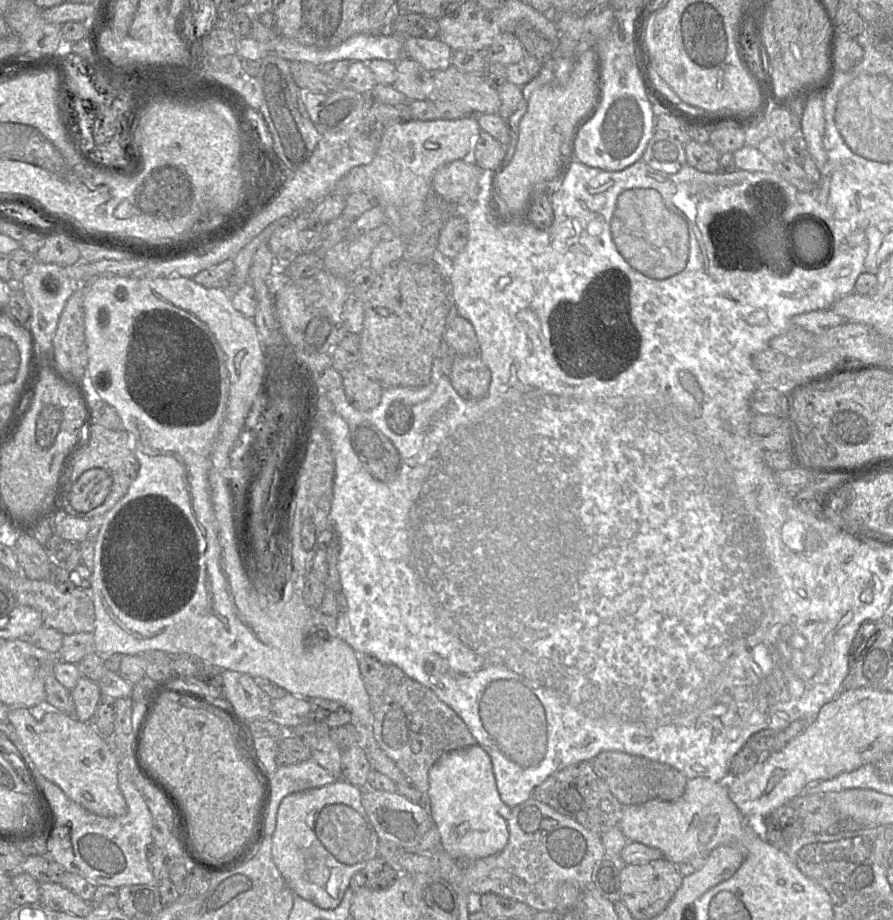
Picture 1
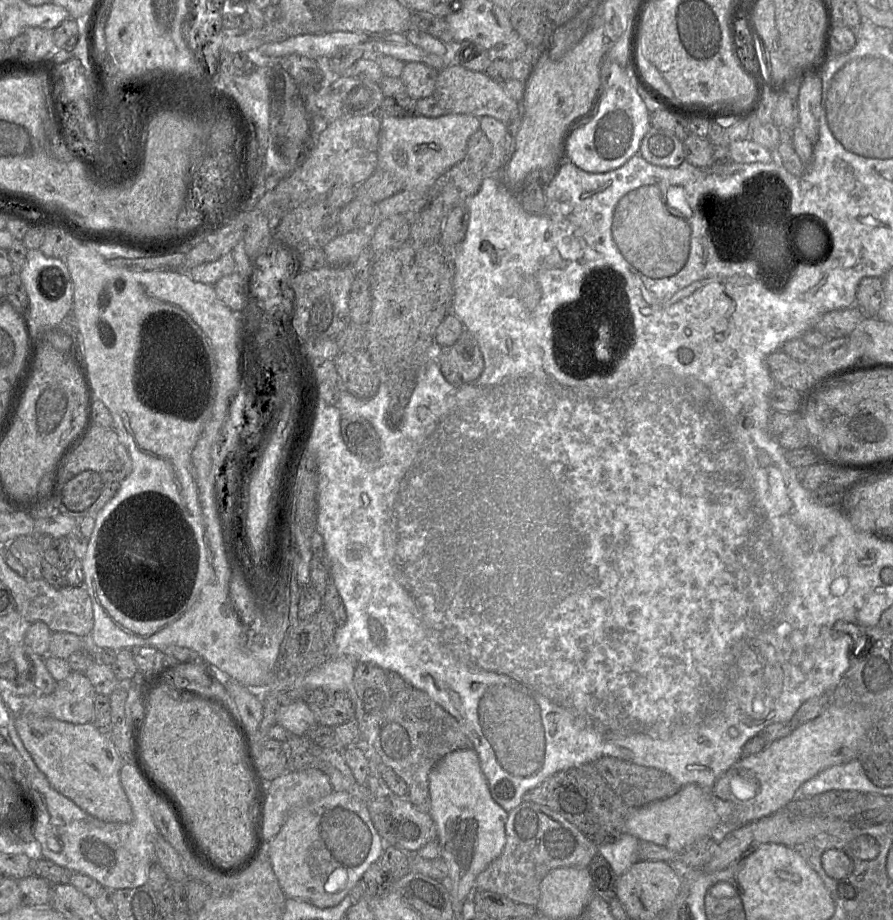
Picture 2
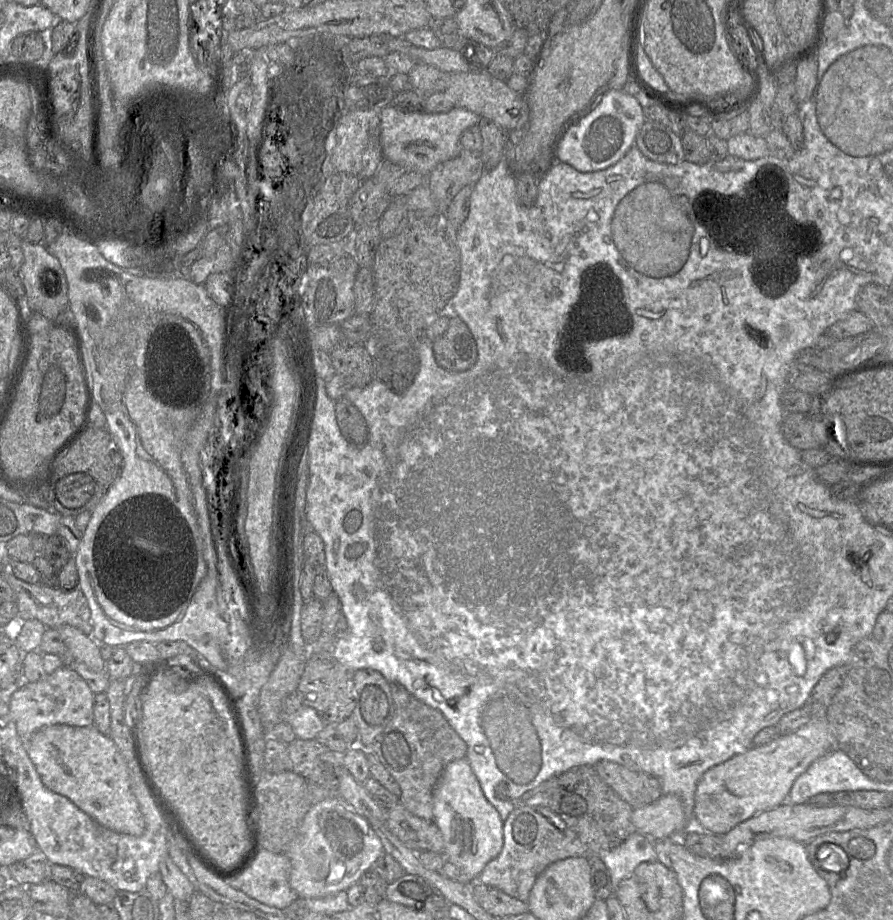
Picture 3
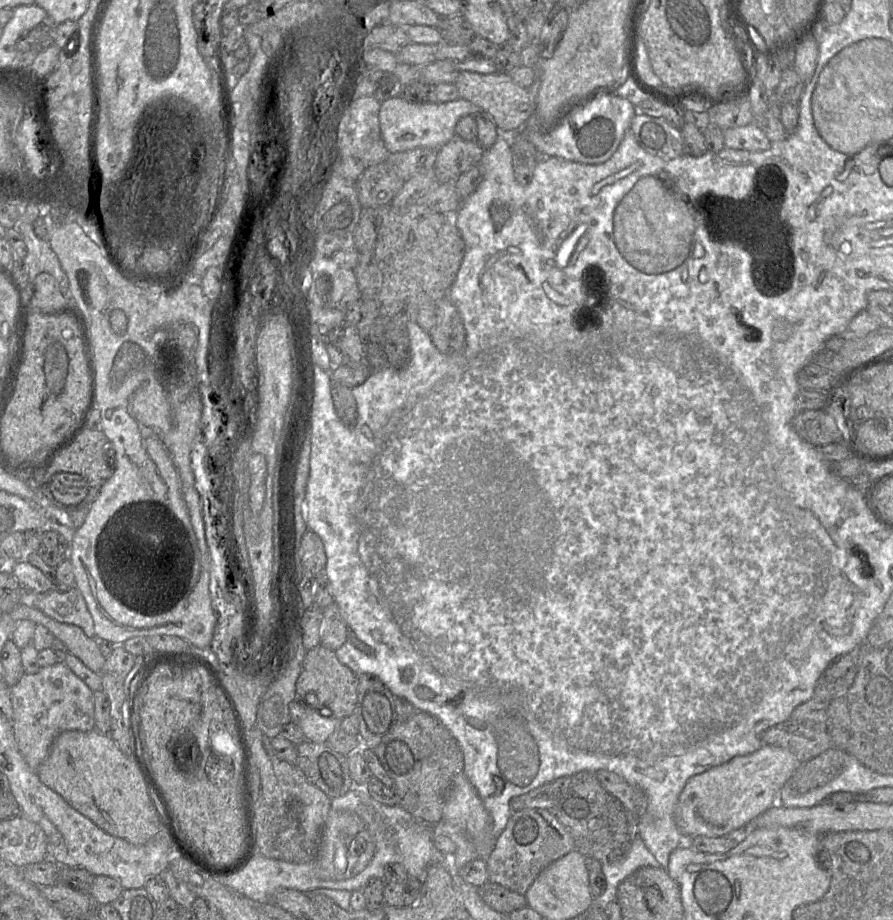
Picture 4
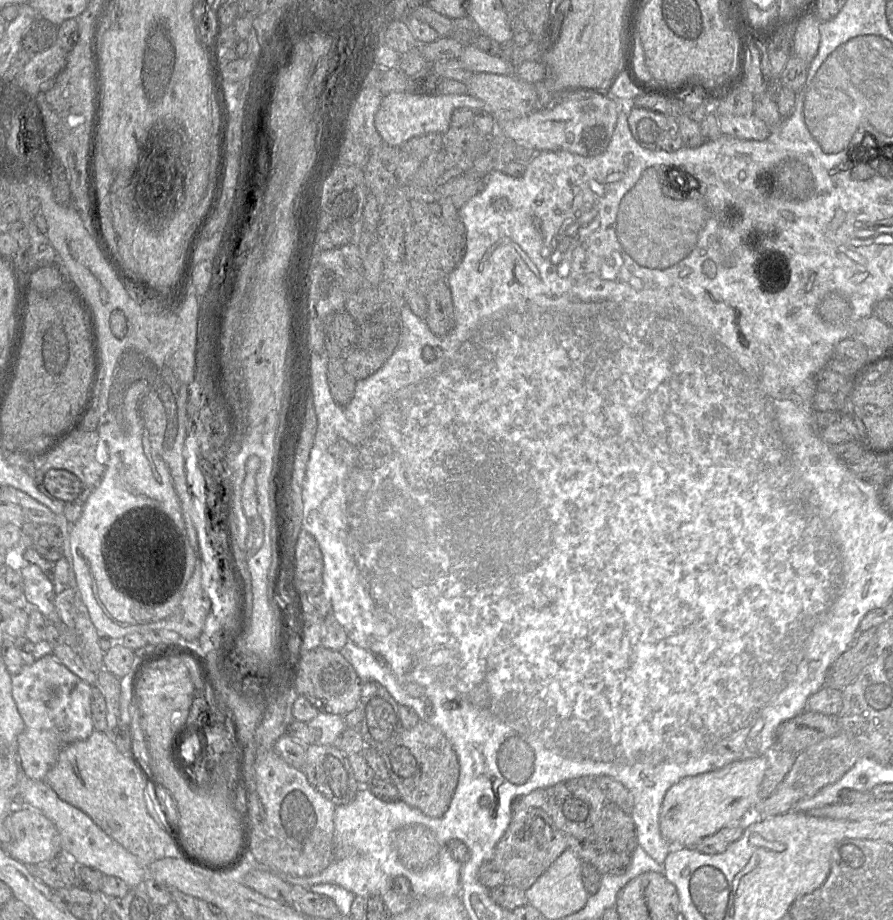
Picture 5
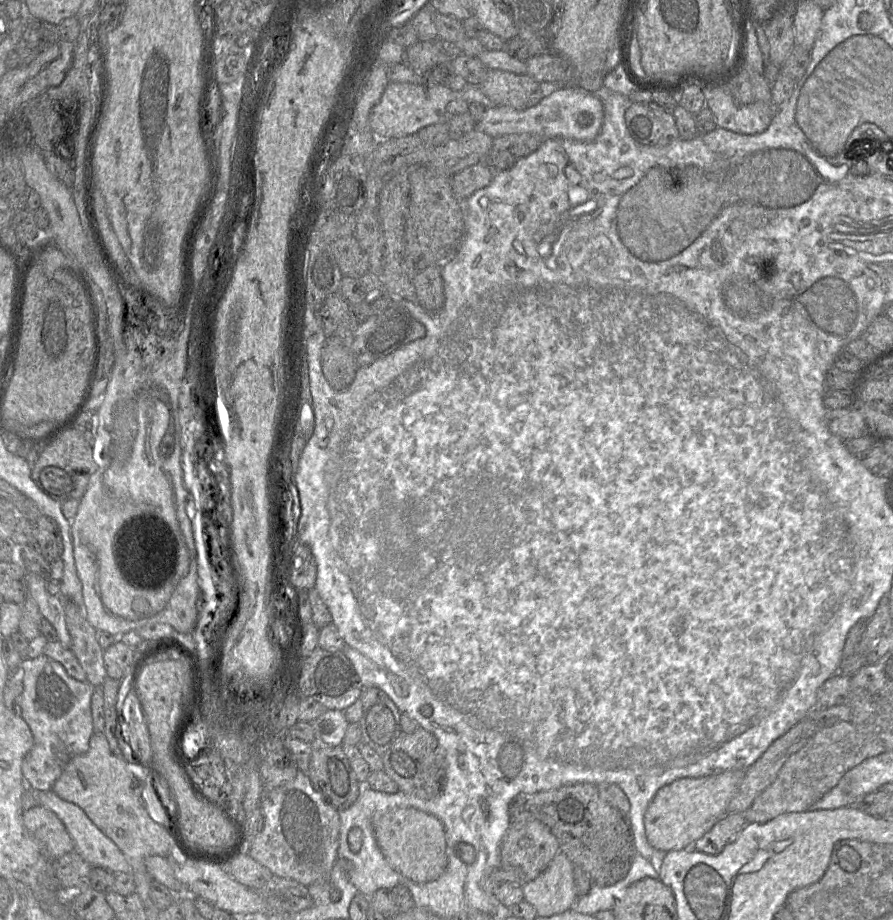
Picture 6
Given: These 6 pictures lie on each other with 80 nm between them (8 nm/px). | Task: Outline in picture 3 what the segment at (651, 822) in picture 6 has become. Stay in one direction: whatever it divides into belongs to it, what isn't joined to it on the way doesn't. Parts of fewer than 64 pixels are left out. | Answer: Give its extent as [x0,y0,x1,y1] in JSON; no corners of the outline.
[693,715,837,836]

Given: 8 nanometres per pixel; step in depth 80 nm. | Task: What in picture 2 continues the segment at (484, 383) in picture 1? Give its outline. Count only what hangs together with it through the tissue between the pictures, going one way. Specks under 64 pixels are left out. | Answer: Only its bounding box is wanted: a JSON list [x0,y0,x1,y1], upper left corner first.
[439,329,484,384]

